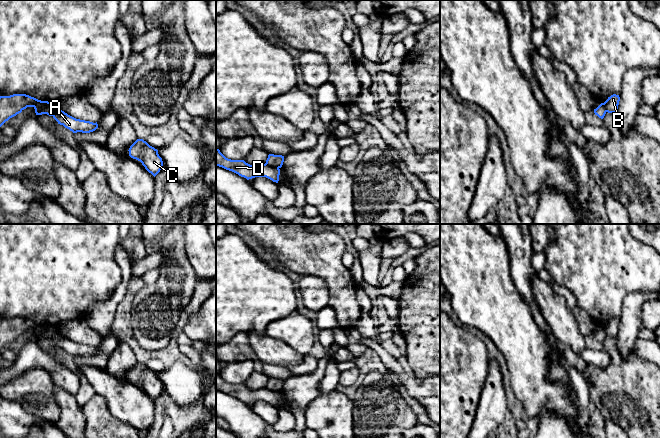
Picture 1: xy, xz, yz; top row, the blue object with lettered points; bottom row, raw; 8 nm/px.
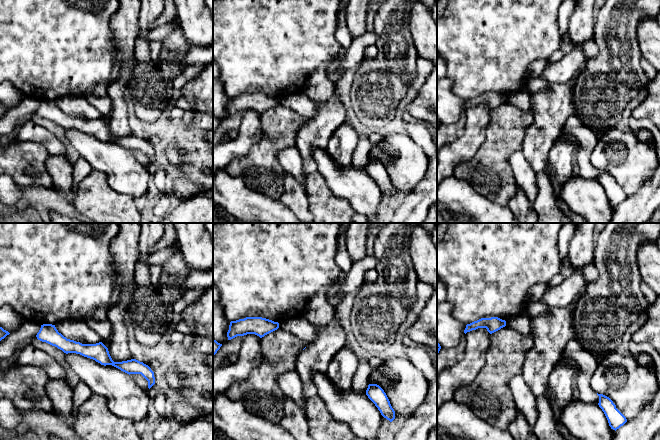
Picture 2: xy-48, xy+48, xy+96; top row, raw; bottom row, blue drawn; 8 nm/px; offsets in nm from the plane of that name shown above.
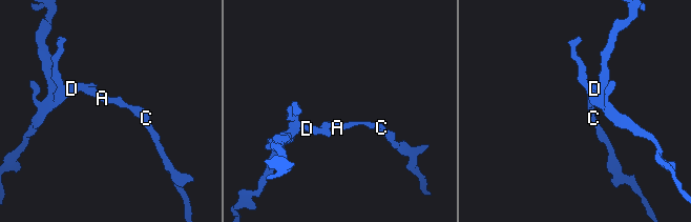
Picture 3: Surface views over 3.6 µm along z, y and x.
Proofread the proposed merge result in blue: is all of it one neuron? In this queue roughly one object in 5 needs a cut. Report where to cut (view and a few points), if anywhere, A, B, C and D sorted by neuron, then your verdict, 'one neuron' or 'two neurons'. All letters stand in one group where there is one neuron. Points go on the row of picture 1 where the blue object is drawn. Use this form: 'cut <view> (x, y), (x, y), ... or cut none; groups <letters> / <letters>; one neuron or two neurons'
cut xy (48, 102), (37, 114); groups A C / B D; two neurons

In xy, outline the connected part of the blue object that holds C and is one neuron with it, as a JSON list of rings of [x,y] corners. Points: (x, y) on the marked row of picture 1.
[[[137,139],[128,151],[129,156],[140,161],[145,169],[154,177],[162,169],[163,161],[158,154],[158,150],[150,146],[143,139]]]

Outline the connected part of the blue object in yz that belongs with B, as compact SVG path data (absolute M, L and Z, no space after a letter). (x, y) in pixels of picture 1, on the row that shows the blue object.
M613 94L604 102L606 112L616 113L619 105L620 97L619 95Z

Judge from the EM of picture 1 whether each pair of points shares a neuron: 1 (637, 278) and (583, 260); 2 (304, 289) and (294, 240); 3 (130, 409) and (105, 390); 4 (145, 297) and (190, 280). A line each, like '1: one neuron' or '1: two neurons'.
1: one neuron
2: two neurons
3: one neuron
4: one neuron

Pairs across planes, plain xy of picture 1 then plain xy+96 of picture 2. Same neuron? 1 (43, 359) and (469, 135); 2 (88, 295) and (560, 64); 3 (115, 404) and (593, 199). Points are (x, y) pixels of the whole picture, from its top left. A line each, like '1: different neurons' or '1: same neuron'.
1: same neuron
2: different neurons
3: same neuron

